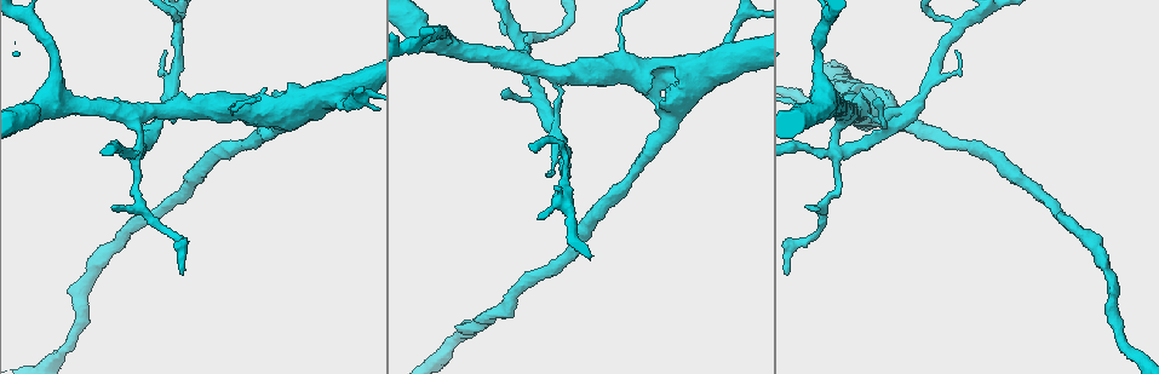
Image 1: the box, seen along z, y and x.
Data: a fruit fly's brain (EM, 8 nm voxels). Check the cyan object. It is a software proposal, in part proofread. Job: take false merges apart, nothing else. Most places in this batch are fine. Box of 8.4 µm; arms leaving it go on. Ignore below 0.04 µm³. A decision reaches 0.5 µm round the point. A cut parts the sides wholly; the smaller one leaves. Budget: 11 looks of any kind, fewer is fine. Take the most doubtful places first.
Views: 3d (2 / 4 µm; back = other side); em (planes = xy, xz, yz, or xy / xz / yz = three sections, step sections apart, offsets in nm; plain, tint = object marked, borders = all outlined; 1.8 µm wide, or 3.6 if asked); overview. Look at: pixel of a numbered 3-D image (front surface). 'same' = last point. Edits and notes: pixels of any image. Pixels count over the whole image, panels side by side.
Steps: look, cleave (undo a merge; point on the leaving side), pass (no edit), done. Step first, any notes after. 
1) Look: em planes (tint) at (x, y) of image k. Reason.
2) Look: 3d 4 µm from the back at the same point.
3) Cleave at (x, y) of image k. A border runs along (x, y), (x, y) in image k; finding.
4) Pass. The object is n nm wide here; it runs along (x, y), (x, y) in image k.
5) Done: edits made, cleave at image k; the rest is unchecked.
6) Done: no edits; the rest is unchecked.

Look: em xz step 4 (tint) at (530, 50) of image 1. Looks like a crossing.

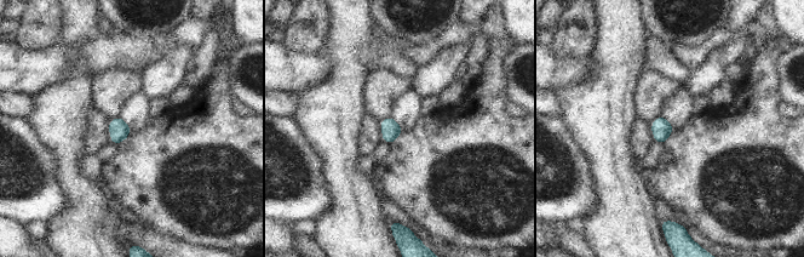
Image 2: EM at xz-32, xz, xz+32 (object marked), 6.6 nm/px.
Look: em planes (borders) at the same point.

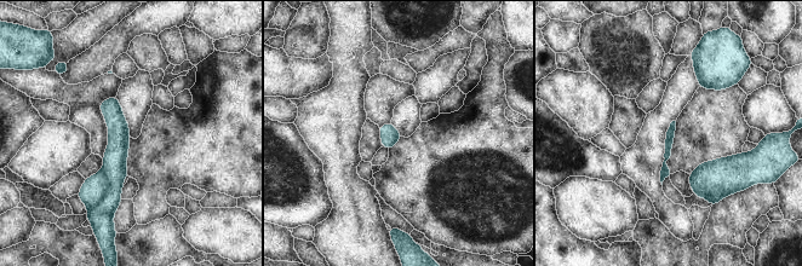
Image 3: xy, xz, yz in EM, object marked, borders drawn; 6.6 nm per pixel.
Cleave at (95, 189) of image 3. A border runs along (103, 169), (109, 191), (89, 209) in image 3; a second neuron is stuck on.

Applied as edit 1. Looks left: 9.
Look: em 3.6 µm yz step 16 (tint) at (635, 70) of image 1. Thin arm on a thick one.

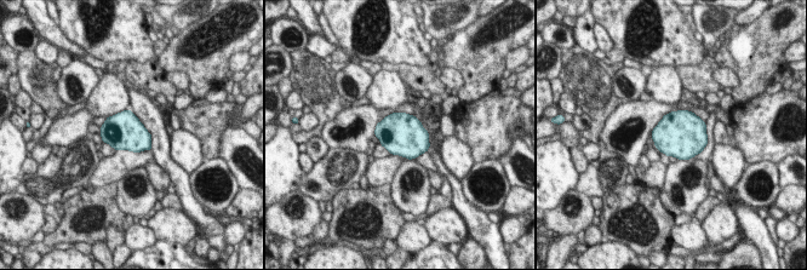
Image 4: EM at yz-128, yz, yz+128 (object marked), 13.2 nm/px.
Look: em 3.6 µm planes (borders) at the same point. Cut it another way.

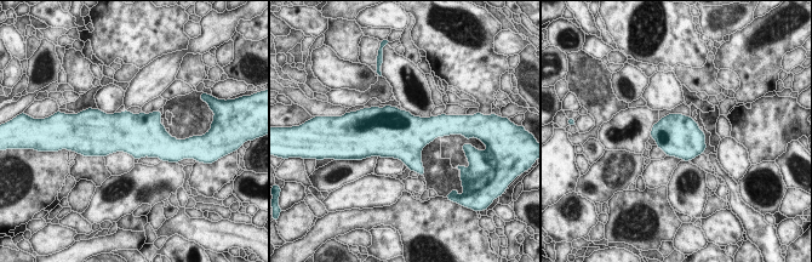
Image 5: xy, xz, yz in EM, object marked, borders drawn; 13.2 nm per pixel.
Pass. All the same neuron.

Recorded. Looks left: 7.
Look: 3d 4 µm at (726, 48) of image 1.

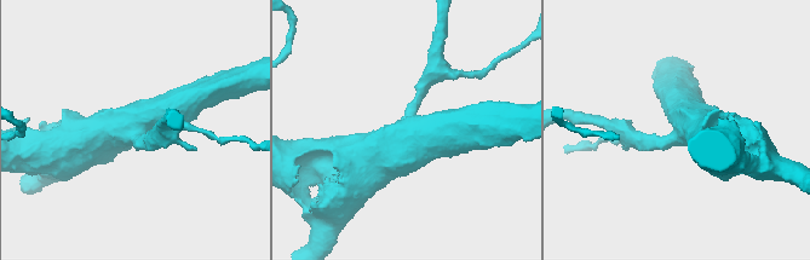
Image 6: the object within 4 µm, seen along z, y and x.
Look: em 3.6 µm planes (borders) at (673, 138) of image 6. 3 arms meet here; the arms are 200, 500, 650 nm wide.

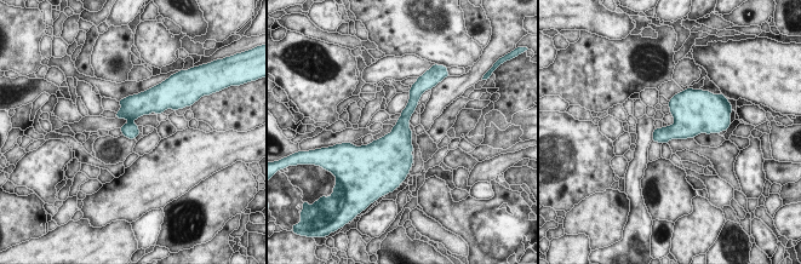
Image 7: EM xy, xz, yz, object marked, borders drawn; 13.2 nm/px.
Pass. The object is 220 nm wide here; continuous, no second neuron.

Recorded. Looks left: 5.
Look: 3d 2 µm at (830, 17) of image 1. Sudden change in width.

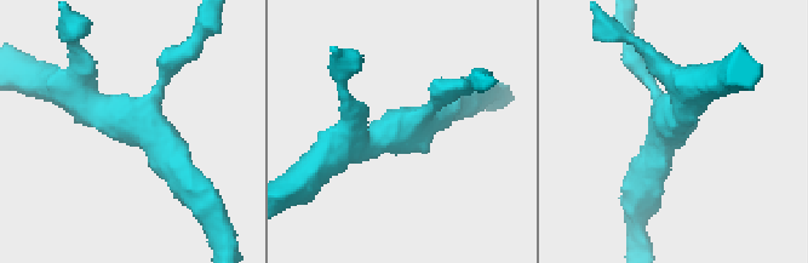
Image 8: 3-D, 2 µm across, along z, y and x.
Look: em xz step 16 (tint) at (414, 125) of image 8. Now the EM.

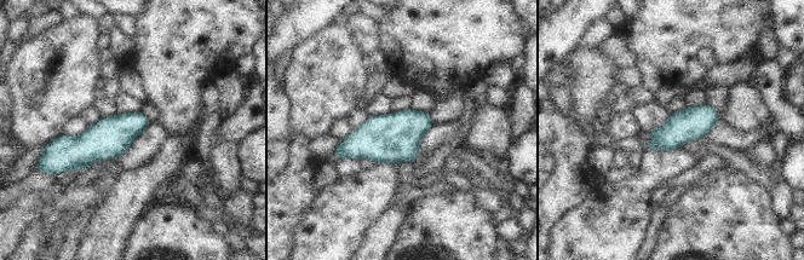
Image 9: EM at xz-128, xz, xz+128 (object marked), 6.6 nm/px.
Look: em planes (tint) at the same point.

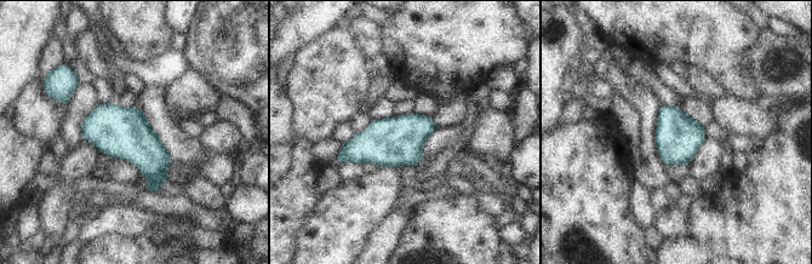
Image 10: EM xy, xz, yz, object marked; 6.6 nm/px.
Pass. The object is 300 nm wide here; all the same neuron.

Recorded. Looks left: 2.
Done: edits made, cleave at image 3; the rest is unchecked.

